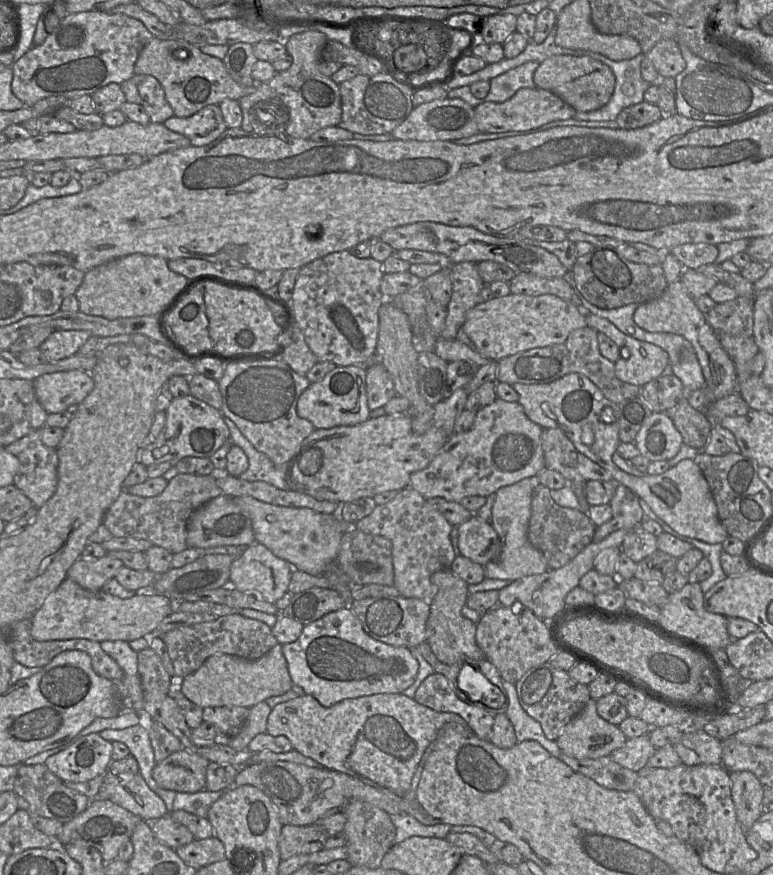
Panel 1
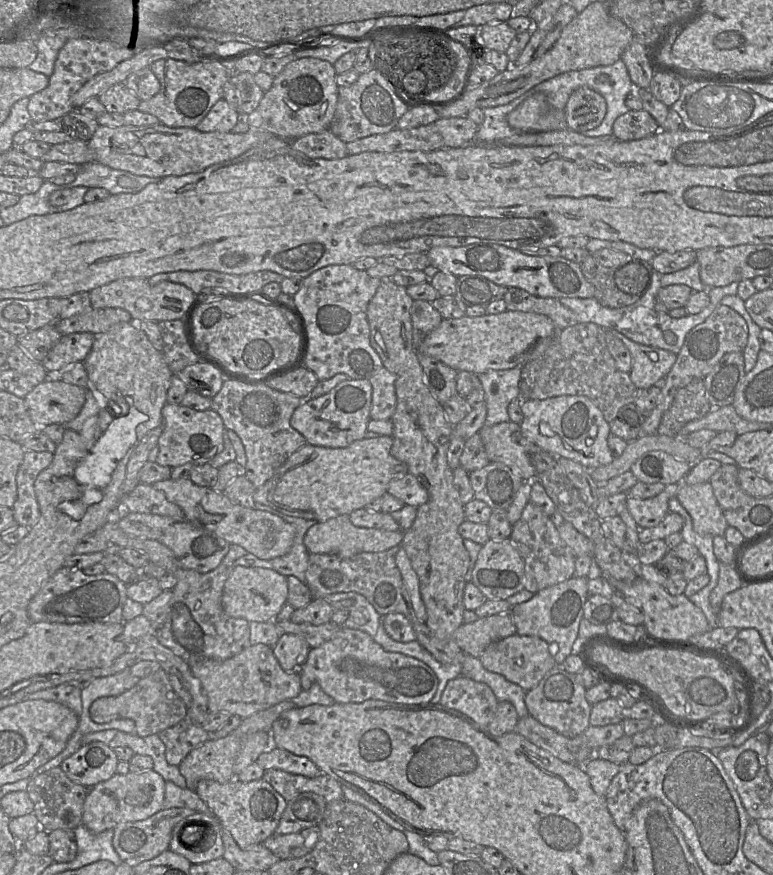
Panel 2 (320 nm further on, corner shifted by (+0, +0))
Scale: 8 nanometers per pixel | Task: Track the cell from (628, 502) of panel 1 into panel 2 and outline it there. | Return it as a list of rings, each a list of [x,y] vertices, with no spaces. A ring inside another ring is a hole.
[[[682,482],[666,485],[660,494],[647,499],[639,499],[632,496],[627,498],[627,507],[633,519],[640,528],[657,526],[669,511],[669,501],[676,498]]]

